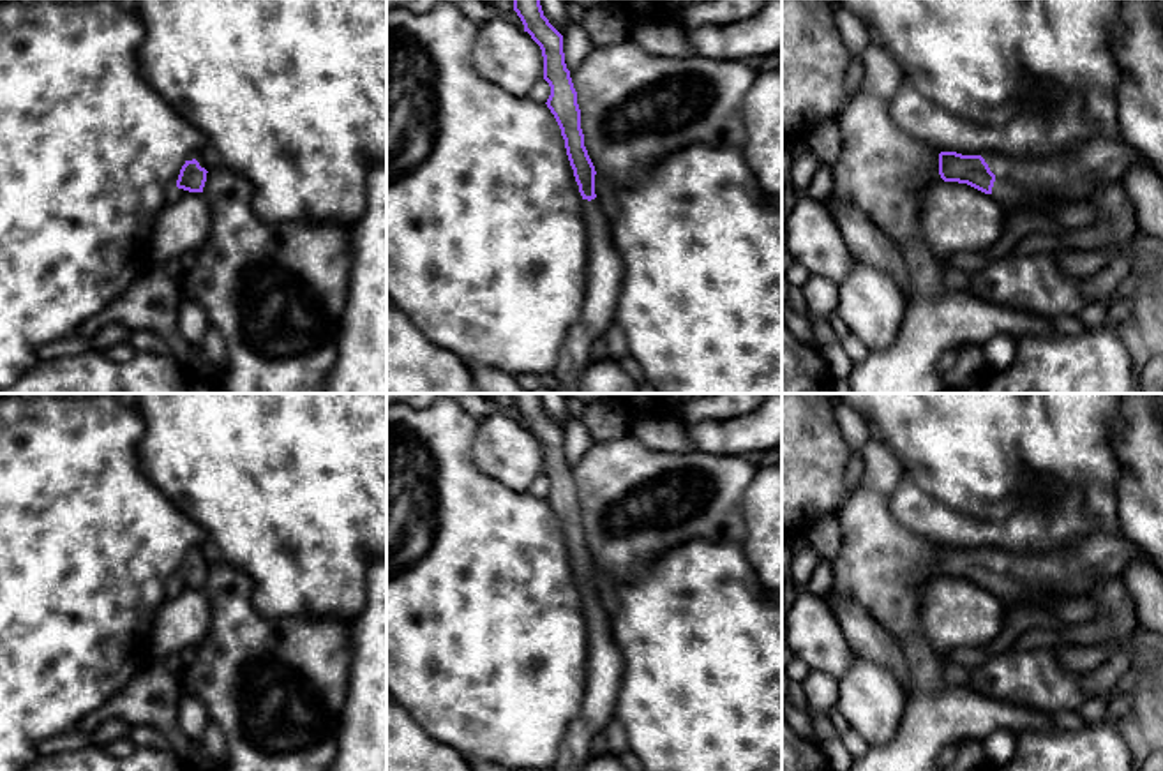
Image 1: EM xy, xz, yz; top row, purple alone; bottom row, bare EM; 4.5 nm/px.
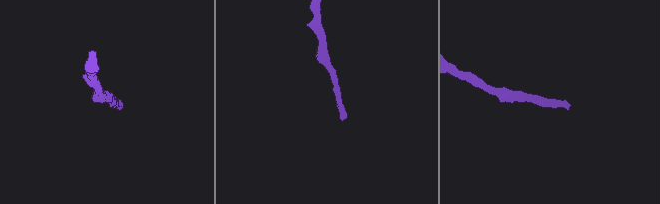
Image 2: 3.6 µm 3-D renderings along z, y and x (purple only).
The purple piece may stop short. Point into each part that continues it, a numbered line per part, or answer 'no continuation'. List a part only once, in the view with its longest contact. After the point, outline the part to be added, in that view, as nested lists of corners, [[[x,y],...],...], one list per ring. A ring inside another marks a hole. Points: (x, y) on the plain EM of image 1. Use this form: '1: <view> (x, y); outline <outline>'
1: yz (1057, 581); outline [[[1099,529],[1080,543],[1045,554],[981,549],[995,570],[992,591],[1008,607],[1041,605],[1071,612],[1105,579],[1122,575],[1133,559],[1152,559],[1126,536]]]

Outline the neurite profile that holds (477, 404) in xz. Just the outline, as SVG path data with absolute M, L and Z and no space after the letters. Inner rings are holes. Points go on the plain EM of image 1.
M452 393L462 408L473 415L478 422L492 416L492 415L505 415L519 423L524 425L524 420L515 406L498 406L492 400L485 399L482 393Z

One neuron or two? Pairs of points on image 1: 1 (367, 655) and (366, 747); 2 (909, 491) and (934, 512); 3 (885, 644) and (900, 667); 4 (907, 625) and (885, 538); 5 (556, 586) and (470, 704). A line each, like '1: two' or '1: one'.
1: one
2: one
3: one
4: one
5: one

